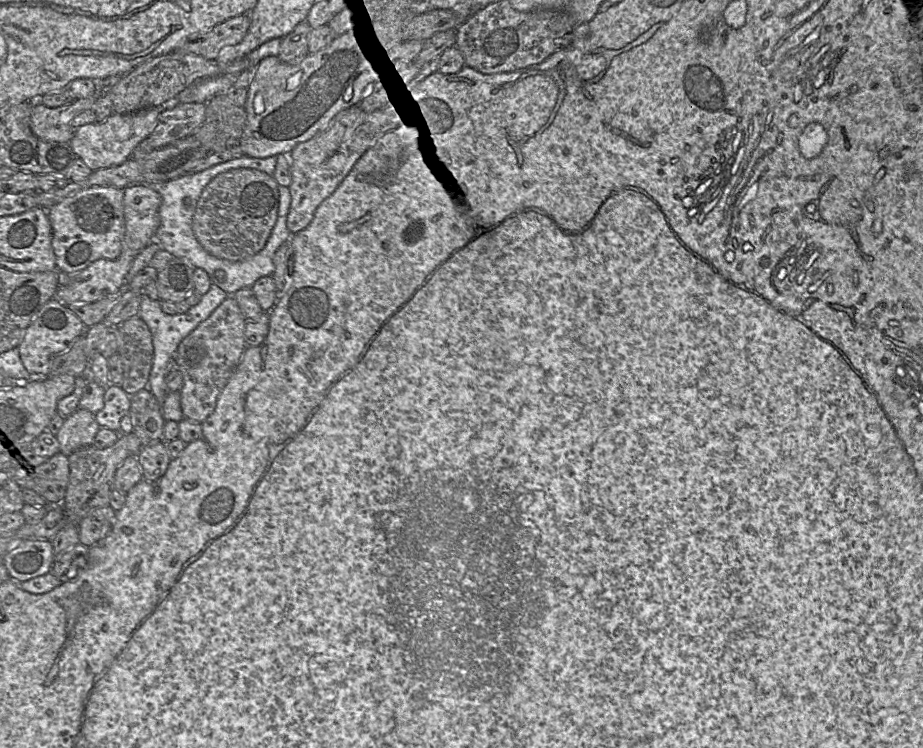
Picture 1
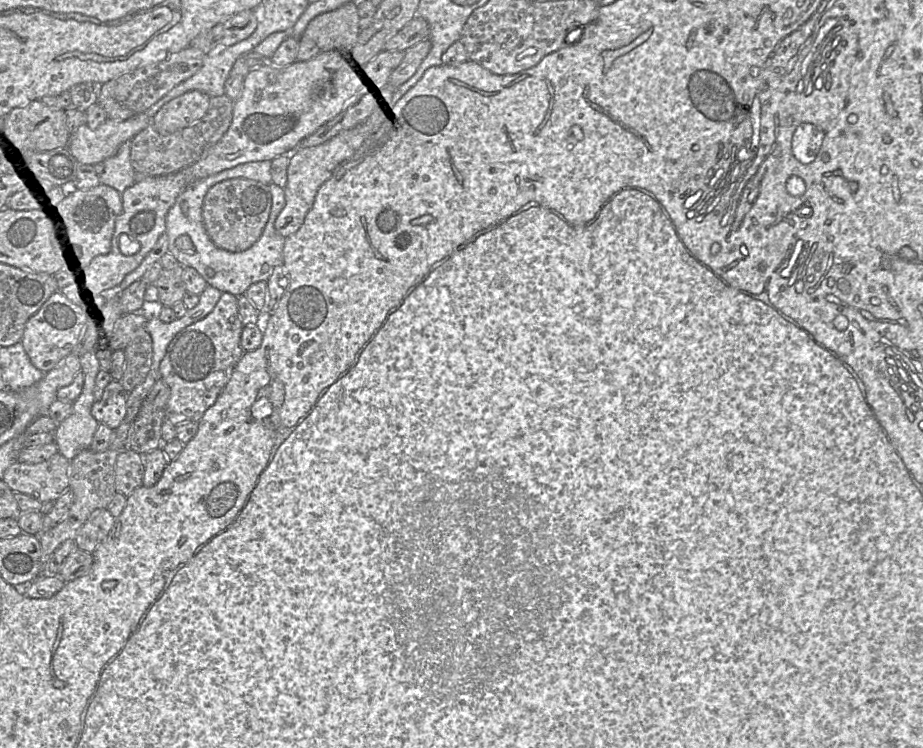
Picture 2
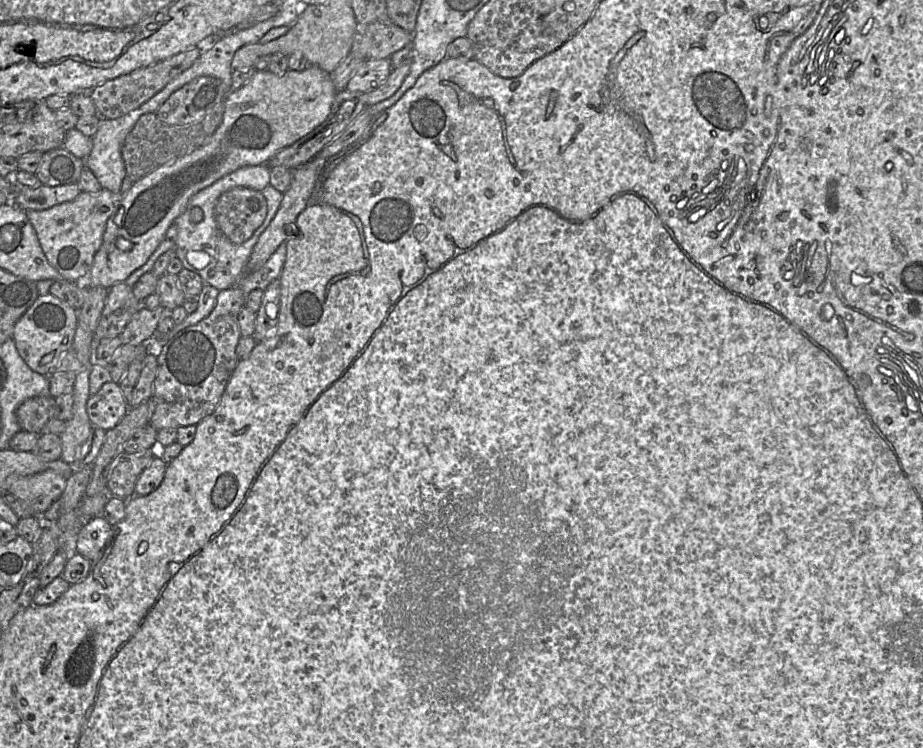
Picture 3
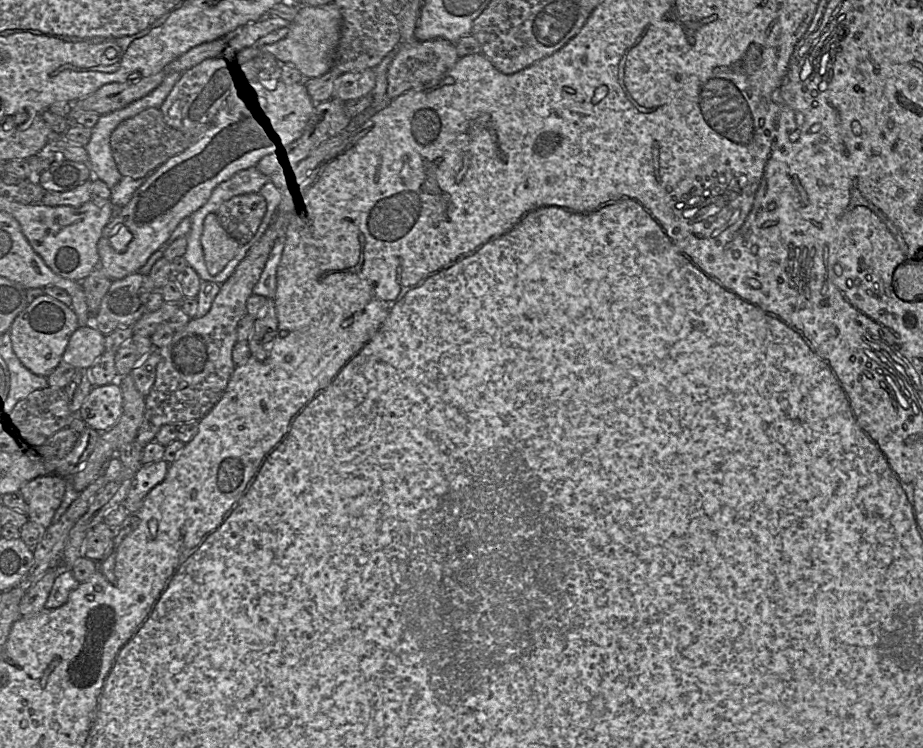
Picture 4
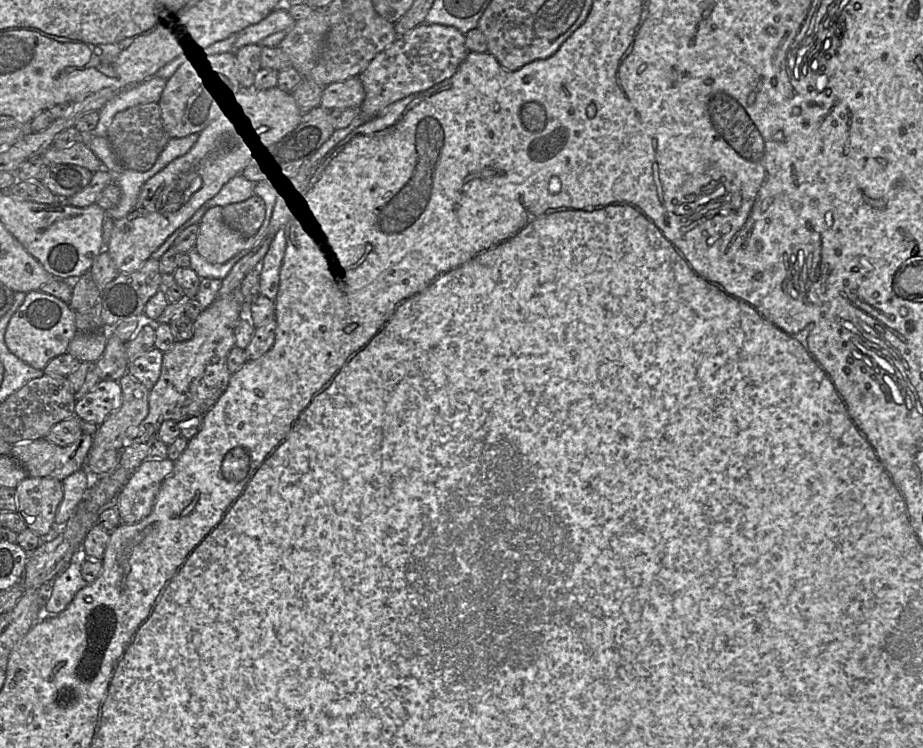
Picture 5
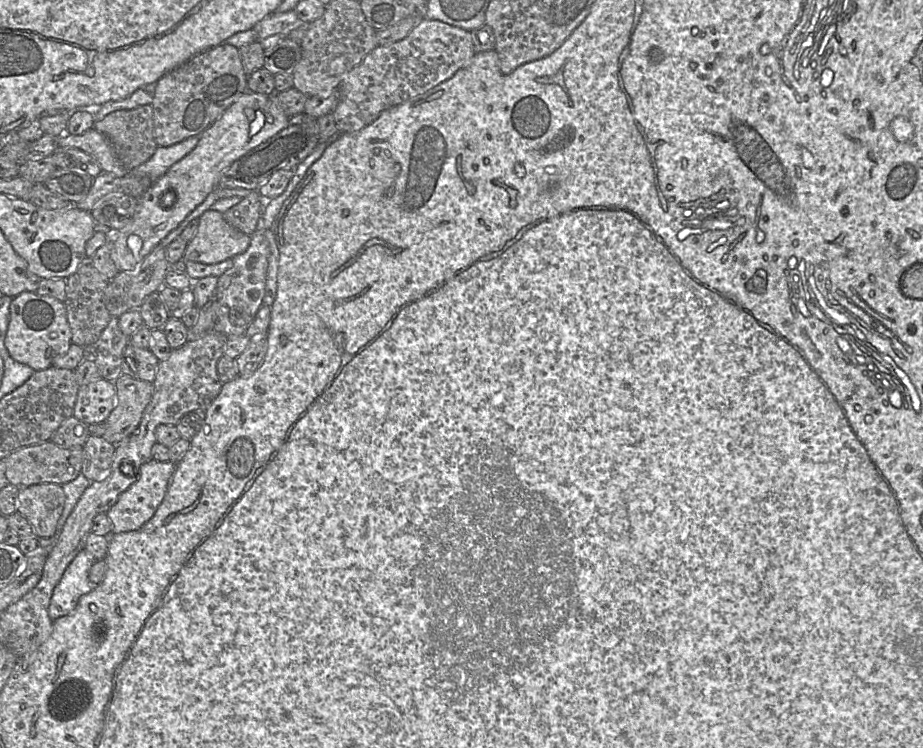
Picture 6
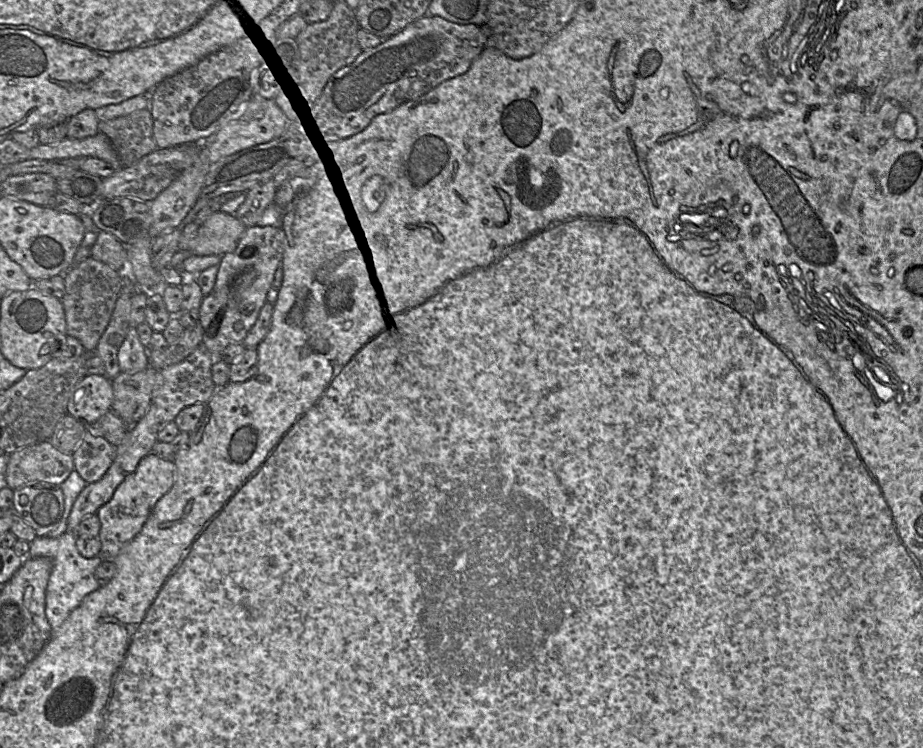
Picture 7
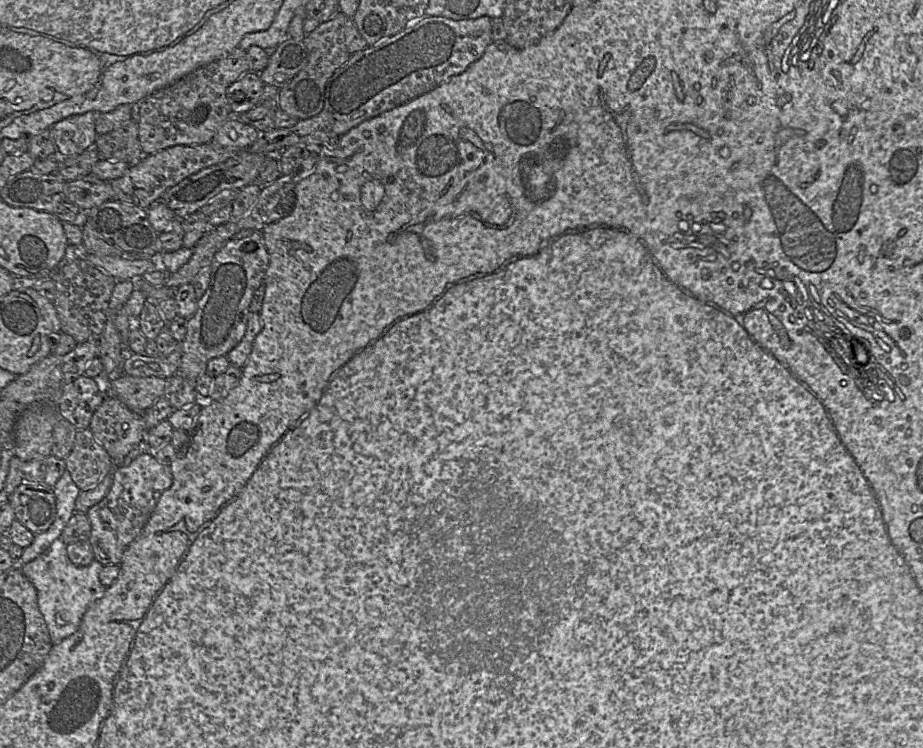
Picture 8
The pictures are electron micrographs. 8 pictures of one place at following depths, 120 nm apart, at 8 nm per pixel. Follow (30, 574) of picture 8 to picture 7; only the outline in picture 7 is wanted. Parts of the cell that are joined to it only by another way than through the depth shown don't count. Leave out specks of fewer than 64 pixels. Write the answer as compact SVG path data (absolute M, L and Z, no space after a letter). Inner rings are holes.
M66 532L56 538L36 536L30 542L27 558L47 557L52 561L52 570L45 593L45 614L53 630L58 628L67 619L70 613L80 605L88 594L100 587L95 578L95 570L103 558L100 556L94 558L83 557L76 548L76 539L75 532Z

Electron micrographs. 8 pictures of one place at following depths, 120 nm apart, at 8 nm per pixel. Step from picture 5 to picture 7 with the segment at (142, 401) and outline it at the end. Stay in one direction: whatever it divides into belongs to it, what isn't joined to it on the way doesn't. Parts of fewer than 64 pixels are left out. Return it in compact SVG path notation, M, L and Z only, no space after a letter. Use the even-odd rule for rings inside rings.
M152 368L136 374L120 372L112 380L115 411L128 427L137 424L147 412L154 389L162 384L161 372Z

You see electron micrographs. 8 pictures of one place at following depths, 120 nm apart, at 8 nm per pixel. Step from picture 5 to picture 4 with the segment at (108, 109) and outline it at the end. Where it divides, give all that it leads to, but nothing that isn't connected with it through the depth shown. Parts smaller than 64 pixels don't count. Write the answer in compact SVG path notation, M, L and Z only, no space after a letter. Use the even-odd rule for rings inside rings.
M175 72L167 74L163 82L145 97L132 102L123 109L99 116L96 125L92 128L90 141L87 143L87 152L90 159L89 163L94 178L104 181L111 189L121 180L123 176L117 168L110 144L112 132L122 121L134 117L148 108L159 108L180 79L182 73L183 72Z

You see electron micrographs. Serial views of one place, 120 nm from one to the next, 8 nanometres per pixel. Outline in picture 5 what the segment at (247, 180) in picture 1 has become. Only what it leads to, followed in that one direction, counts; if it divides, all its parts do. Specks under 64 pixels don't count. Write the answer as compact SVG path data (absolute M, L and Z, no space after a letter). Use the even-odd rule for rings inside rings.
M254 194L242 203L222 208L222 219L225 225L243 238L249 238L256 234L264 216L264 203Z

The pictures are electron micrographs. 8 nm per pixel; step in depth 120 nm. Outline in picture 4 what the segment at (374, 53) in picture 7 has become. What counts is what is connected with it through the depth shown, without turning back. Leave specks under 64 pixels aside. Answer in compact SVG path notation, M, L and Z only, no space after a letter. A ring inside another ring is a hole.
M443 38L401 41L387 70L387 96L390 100L444 74L459 59L455 44Z

